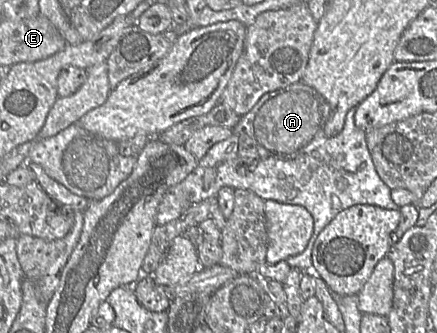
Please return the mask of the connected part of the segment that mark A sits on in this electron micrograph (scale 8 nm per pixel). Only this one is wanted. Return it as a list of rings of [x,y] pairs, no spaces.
[[[298,81],[268,92],[248,113],[240,117],[229,138],[214,144],[198,160],[196,168],[167,192],[173,193],[181,200],[197,204],[214,198],[222,187],[230,187],[250,190],[263,200],[304,207],[313,217],[313,235],[302,253],[287,258],[285,262],[301,272],[314,274],[311,259],[313,244],[323,228],[338,213],[358,204],[399,210],[399,206],[391,198],[391,188],[377,174],[367,147],[367,133],[355,125],[354,115],[355,107],[348,111],[343,130],[336,136],[328,137],[325,134],[325,123],[330,116],[330,107],[315,89]]]

